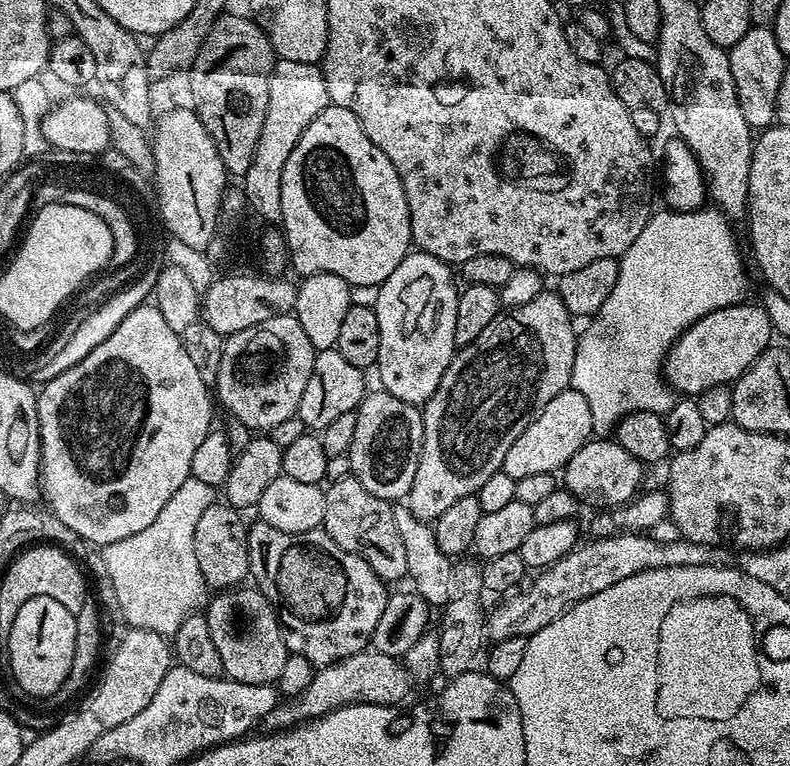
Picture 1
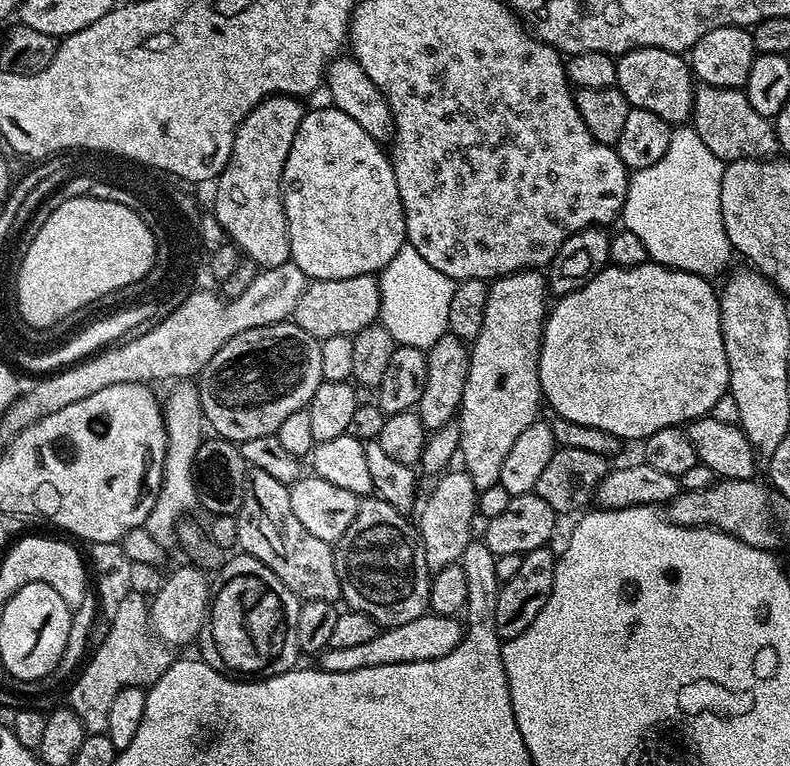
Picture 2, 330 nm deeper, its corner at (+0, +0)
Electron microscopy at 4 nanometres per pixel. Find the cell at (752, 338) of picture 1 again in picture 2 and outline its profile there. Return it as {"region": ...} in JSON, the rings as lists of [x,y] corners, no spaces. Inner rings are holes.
{"region":[[[649,262],[633,268],[606,267],[593,280],[586,282],[586,286],[559,297],[547,313],[544,338],[540,341],[540,391],[547,407],[549,404],[555,415],[570,422],[578,422],[582,426],[598,426],[598,430],[614,434],[621,442],[643,442],[663,428],[684,426],[693,420],[699,420],[701,416],[709,415],[714,402],[718,402],[718,398],[722,398],[722,394],[728,391],[728,359],[726,346],[722,342],[720,301],[717,289],[712,289],[712,284],[711,279],[693,272],[683,272],[677,268],[668,268],[664,264]]]}

